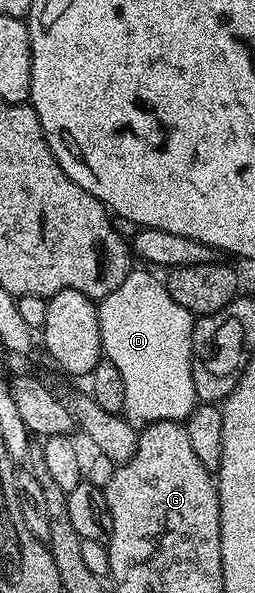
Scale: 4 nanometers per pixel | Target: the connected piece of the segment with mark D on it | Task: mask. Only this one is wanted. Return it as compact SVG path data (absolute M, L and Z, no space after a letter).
M144 267L133 268L122 279L121 285L106 295L98 305L103 356L122 374L126 387L123 416L137 427L153 425L155 421L183 422L198 404L192 378L192 327L194 314L182 303L174 303L167 284L155 277L155 272Z

